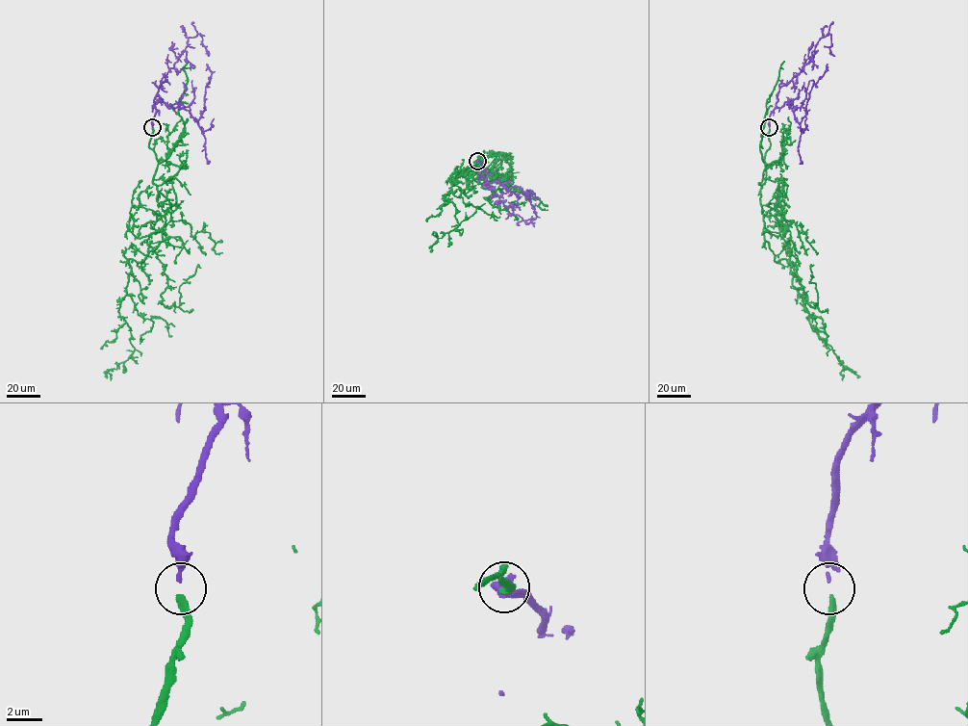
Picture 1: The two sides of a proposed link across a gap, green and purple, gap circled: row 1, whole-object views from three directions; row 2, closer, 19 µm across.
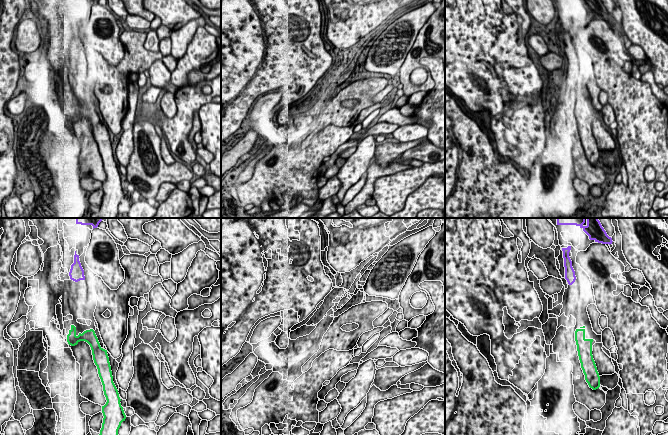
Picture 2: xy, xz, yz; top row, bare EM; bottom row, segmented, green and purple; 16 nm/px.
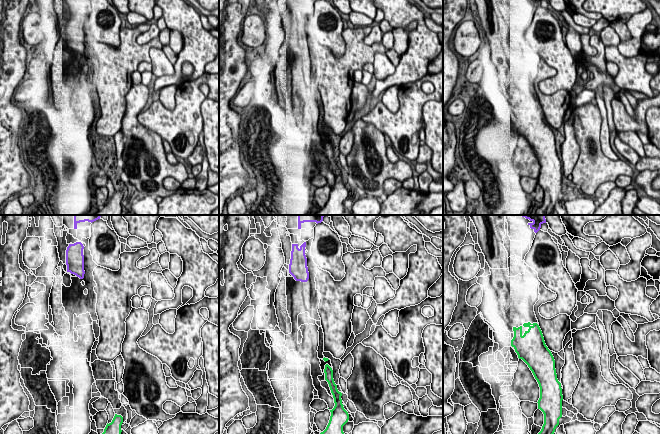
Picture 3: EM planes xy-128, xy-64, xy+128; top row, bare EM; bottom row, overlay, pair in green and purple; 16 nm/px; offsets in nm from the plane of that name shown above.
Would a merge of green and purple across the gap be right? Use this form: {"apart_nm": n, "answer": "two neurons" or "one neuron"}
{"apart_nm": 700, "answer": "one neuron"}

